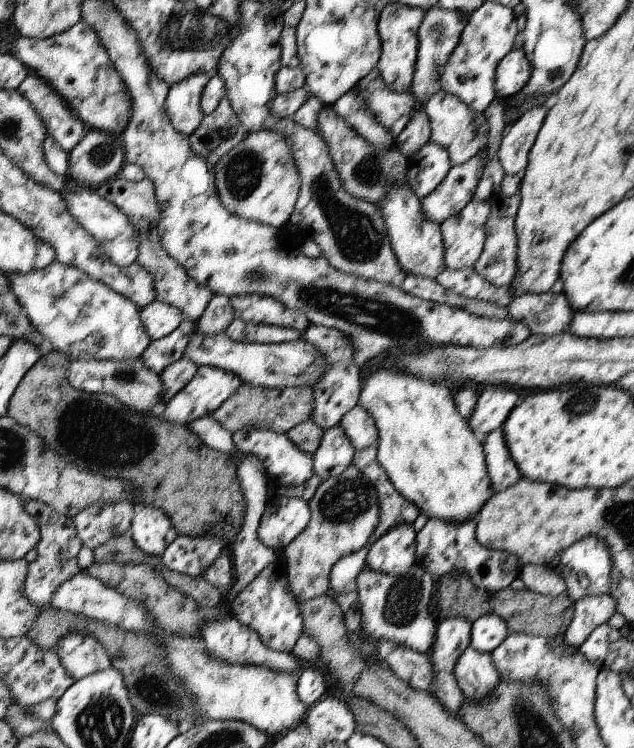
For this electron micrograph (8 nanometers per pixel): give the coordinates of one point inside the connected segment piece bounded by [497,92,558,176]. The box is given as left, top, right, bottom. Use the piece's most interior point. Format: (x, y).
(513, 154)

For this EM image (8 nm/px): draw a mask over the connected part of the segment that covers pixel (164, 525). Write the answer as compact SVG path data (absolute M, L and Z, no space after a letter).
M152 504L135 506L135 515L129 528L136 546L148 556L161 554L178 538L176 528L163 508Z

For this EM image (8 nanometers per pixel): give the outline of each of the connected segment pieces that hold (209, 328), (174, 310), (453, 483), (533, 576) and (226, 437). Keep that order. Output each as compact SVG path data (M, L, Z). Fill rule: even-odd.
M214 293L204 314L198 319L198 331L206 336L224 334L235 319L233 304L228 296Z
M154 301L140 309L142 322L153 340L168 337L185 320L182 310L166 302Z
M378 366L375 371L362 382L358 404L366 408L366 412L374 418L379 432L379 440L376 442L377 459L390 482L427 518L446 520L454 524L475 520L482 506L494 496L494 488L486 466L483 443L470 430L467 420L460 416L454 404L453 388L432 380L422 380L392 366Z
M527 564L521 568L519 577L525 588L543 595L559 595L566 593L566 582L556 574L553 566Z
M213 416L198 418L194 422L188 422L187 427L195 432L202 442L206 442L211 449L216 449L221 453L234 454L238 449L234 446L232 433L226 430Z

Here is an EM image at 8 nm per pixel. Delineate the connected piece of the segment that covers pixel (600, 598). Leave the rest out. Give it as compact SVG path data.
M609 594L586 596L575 602L575 611L564 633L564 642L568 646L580 648L595 628L614 616L616 606L616 600Z

